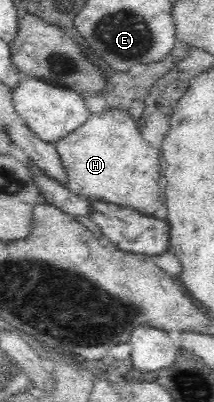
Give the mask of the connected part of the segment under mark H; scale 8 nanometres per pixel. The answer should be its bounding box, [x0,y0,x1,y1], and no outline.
[56,108,163,216]

